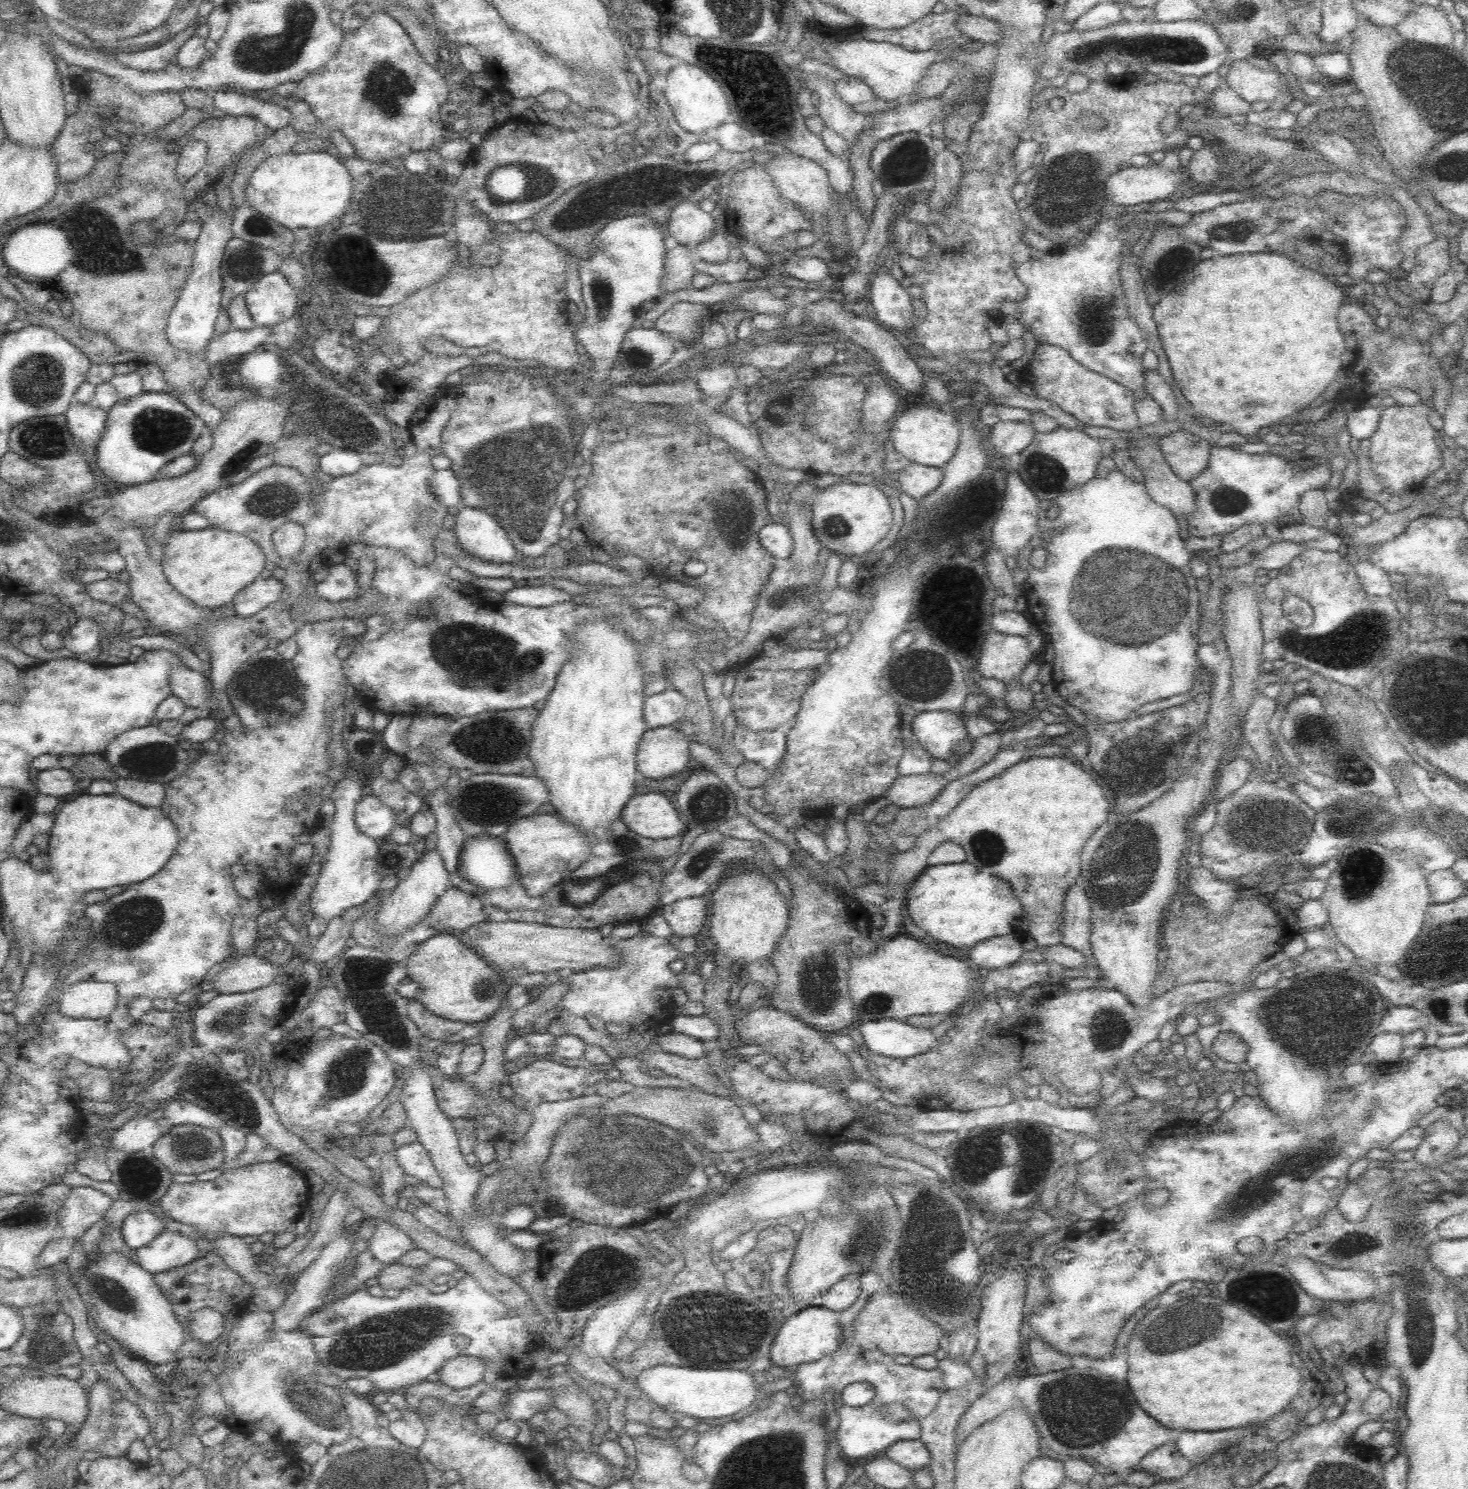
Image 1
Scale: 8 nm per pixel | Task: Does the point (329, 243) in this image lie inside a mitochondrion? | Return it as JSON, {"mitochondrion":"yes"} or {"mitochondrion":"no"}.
{"mitochondrion":"no"}

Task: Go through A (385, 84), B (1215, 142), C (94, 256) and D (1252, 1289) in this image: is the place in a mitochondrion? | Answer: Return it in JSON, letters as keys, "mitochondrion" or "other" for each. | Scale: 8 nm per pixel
{"A":"mitochondrion","B":"other","C":"mitochondrion","D":"mitochondrion"}

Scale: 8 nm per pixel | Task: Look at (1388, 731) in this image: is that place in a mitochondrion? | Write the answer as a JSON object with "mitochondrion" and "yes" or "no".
{"mitochondrion":"no"}

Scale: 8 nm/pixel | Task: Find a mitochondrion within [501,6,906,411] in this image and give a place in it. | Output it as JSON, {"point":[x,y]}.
{"point":[753,82]}

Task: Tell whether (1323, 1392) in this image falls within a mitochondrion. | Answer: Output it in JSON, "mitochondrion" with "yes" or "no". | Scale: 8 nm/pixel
{"mitochondrion":"no"}

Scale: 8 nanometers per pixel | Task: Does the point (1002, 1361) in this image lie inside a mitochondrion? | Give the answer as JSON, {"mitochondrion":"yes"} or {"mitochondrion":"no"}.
{"mitochondrion":"no"}

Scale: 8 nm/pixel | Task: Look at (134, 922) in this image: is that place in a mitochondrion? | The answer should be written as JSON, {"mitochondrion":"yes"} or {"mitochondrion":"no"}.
{"mitochondrion":"yes"}

